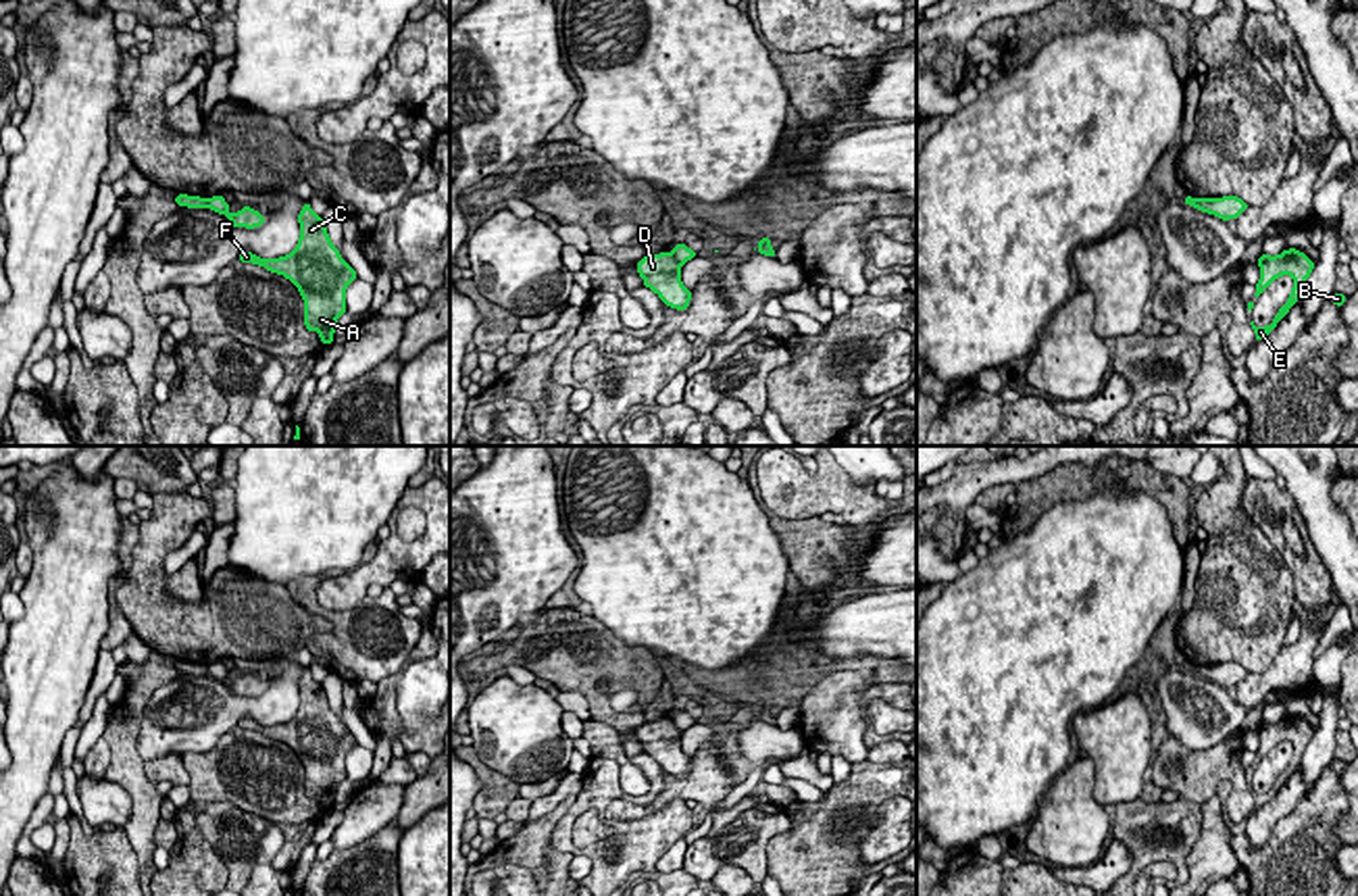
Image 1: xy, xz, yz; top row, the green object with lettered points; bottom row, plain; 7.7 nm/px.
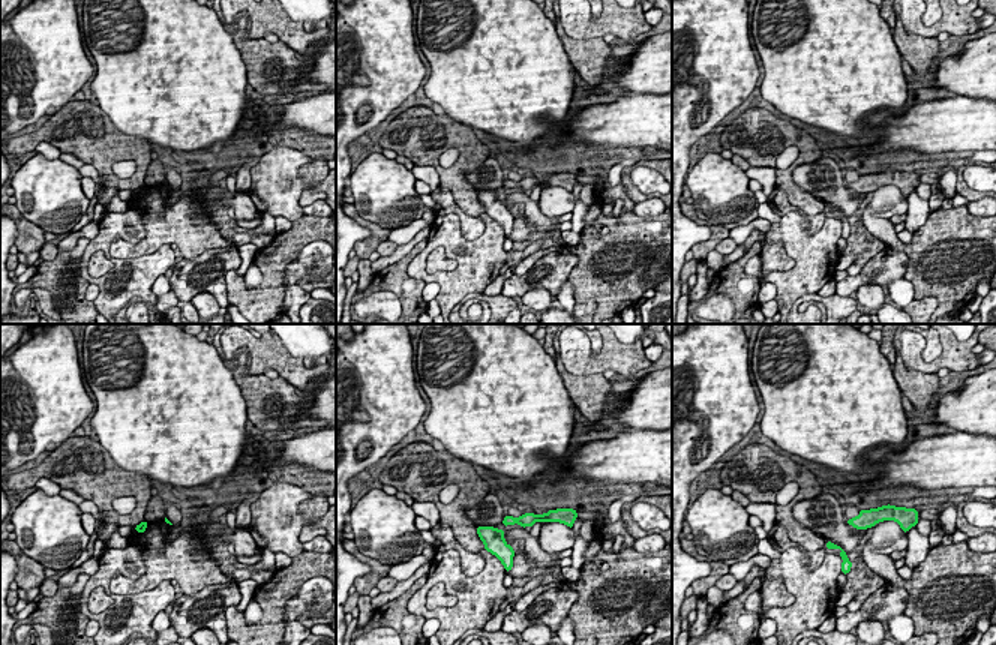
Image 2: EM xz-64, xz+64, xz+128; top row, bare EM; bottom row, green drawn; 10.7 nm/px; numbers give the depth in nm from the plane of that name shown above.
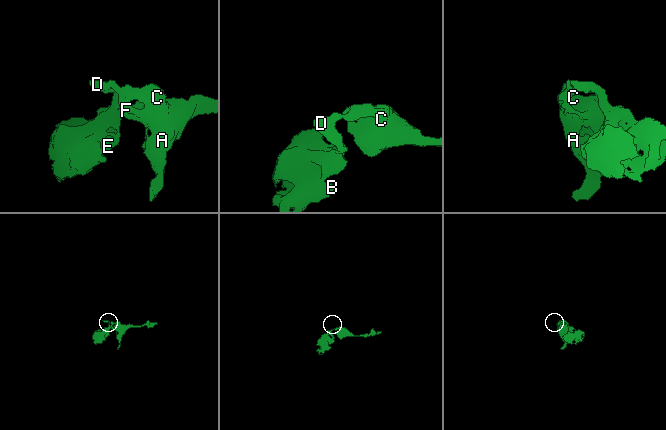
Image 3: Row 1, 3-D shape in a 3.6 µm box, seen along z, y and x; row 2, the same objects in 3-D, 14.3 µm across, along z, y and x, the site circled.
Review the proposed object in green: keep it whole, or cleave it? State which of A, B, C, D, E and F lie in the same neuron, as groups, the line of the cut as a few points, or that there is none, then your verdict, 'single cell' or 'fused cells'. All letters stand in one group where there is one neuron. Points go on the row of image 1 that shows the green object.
A C F / B D E; cut in xz along (671, 253), (682, 263); fused cells

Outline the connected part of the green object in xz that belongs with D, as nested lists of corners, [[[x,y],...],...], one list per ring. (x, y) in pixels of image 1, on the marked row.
[[[673,252],[646,254],[635,269],[644,285],[656,292],[667,306],[687,310],[691,290],[681,283],[681,263]]]

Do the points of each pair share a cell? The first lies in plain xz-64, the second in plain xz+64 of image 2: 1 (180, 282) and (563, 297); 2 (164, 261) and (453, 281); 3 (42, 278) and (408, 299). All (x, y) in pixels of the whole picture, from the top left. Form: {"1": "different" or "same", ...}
{"1": "different", "2": "same", "3": "same"}

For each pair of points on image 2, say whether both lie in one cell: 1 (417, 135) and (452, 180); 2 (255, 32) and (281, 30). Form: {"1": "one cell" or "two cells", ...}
{"1": "one cell", "2": "one cell"}

